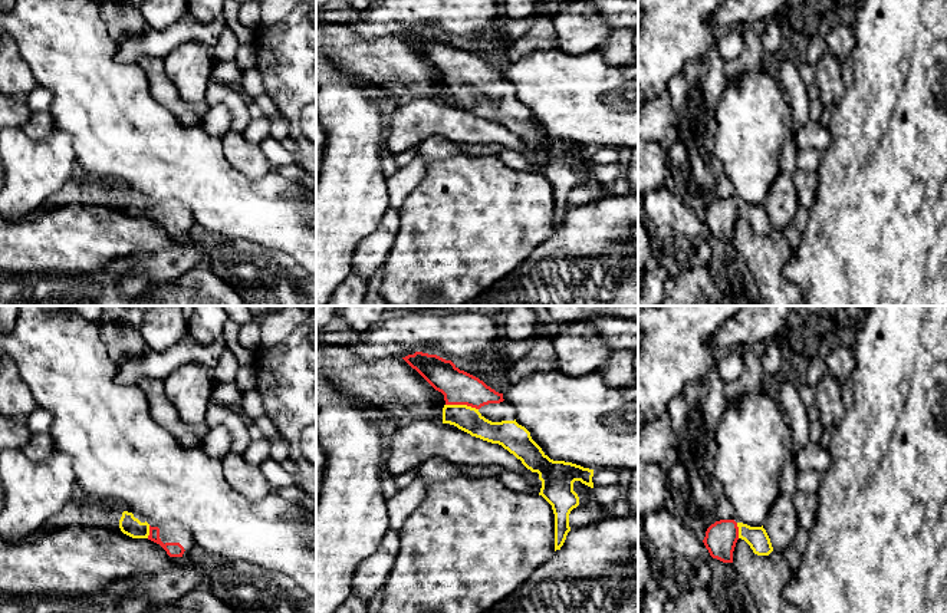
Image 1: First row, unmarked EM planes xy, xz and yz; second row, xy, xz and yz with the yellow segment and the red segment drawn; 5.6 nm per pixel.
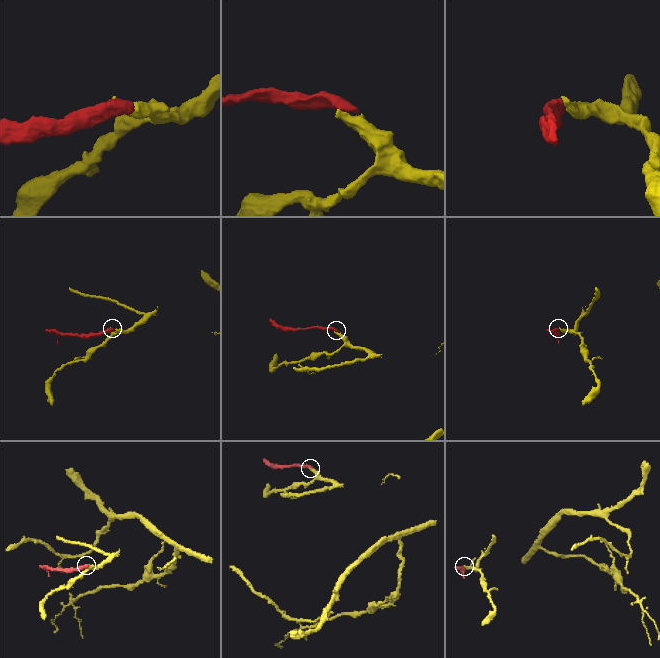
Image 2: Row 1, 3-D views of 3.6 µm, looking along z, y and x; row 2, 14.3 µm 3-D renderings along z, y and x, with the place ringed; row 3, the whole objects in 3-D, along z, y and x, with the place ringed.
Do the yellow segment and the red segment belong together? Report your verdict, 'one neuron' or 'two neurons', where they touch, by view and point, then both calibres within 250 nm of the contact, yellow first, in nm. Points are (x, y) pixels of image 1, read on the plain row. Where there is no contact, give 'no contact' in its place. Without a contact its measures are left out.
one neuron; contact xz (462, 83); calibres 140 and 190 nm

